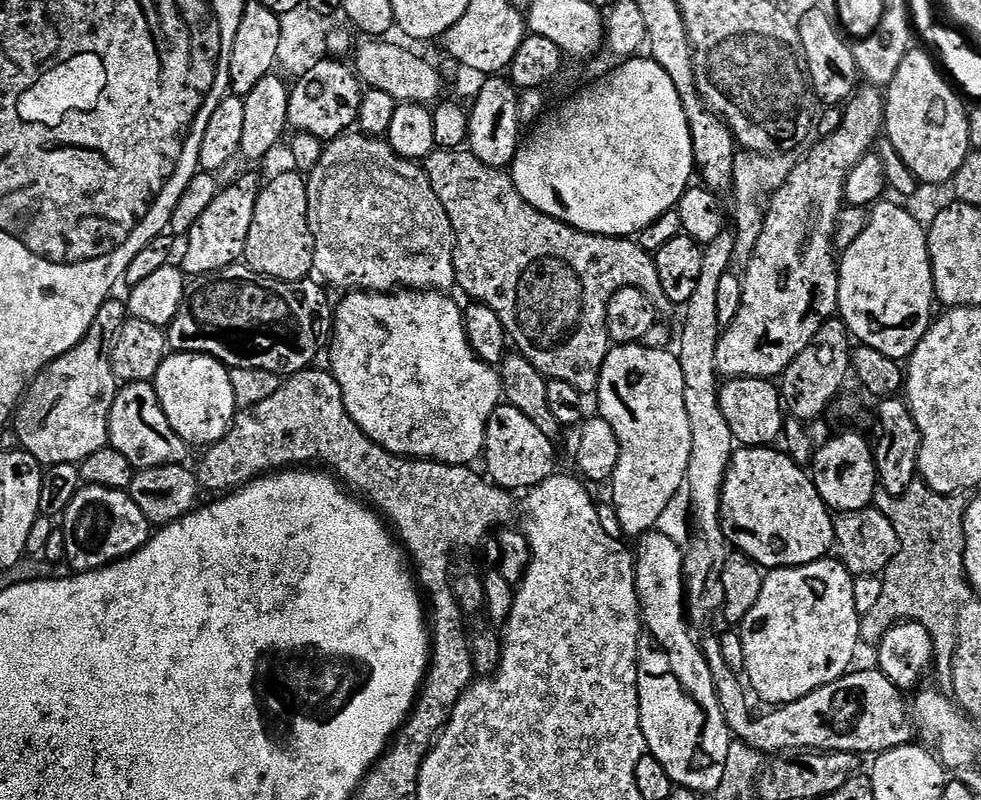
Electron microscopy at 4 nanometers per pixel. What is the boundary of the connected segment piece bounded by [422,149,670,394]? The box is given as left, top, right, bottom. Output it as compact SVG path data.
M436 149L427 157L423 163L423 169L430 179L431 186L434 187L435 194L441 202L443 209L453 223L453 230L456 232L456 256L453 258L454 274L456 275L455 287L464 291L469 301L476 301L485 304L498 314L502 326L507 332L507 339L514 345L515 351L528 359L533 366L548 380L561 380L569 383L583 394L595 393L598 382L600 381L600 371L604 365L604 360L608 357L610 341L608 339L608 327L606 326L606 310L610 298L615 294L617 288L637 288L650 298L650 302L655 304L657 313L664 314L670 308L666 298L666 290L662 290L662 282L658 278L656 261L651 251L647 252L644 248L639 248L632 238L621 238L618 236L595 236L589 232L579 232L577 228L571 228L568 224L562 223L549 216L542 215L534 206L530 206L518 194L514 186L511 175L507 171L486 166L486 162L479 160L471 150L451 150Z

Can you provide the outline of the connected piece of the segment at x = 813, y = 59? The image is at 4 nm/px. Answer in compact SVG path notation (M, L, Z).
M812 8L809 12L802 13L800 20L798 16L796 29L798 38L802 38L802 50L808 63L808 77L812 80L812 89L816 91L817 101L828 106L840 106L851 100L857 91L858 73L852 44L842 35L837 21L829 16L820 8Z

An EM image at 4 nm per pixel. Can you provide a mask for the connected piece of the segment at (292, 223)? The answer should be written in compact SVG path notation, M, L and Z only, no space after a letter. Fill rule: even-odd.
M280 172L261 187L242 260L259 276L282 280L285 284L303 280L313 271L314 238L308 221L308 181L301 173Z

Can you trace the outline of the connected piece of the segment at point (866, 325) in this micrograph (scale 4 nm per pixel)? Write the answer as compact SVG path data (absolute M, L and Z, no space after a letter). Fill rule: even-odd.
M877 203L871 209L866 230L858 234L854 246L843 249L839 257L838 312L849 333L861 345L872 347L886 358L904 362L933 322L932 304L936 300L936 287L932 281L932 259L928 256L928 233L925 225L920 225L906 209L899 208L896 204L884 203Z

